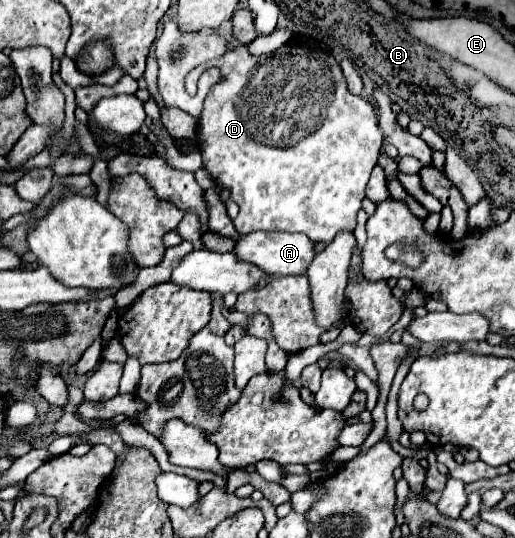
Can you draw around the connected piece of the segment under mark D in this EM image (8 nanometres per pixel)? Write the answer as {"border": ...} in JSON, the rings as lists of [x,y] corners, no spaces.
{"border":[[[240,45],[240,47],[224,53],[224,57],[216,57],[212,61],[206,61],[200,67],[192,69],[192,73],[188,73],[188,77],[186,77],[186,91],[190,95],[196,93],[200,75],[206,69],[210,69],[210,67],[220,67],[222,69],[224,83],[216,83],[210,89],[210,93],[206,95],[204,109],[202,109],[200,119],[198,119],[196,137],[198,137],[200,153],[202,153],[202,159],[204,159],[204,169],[210,173],[210,177],[214,179],[216,185],[220,185],[220,187],[230,191],[232,201],[236,201],[238,207],[240,207],[240,213],[234,219],[236,231],[240,235],[246,235],[246,233],[252,233],[252,231],[298,231],[298,233],[306,233],[314,243],[318,243],[318,241],[330,243],[334,239],[334,235],[338,231],[342,231],[342,229],[354,231],[356,213],[360,211],[360,203],[366,197],[364,189],[366,189],[366,183],[368,183],[372,167],[378,161],[380,147],[384,143],[384,135],[382,135],[382,131],[380,131],[380,127],[376,123],[374,105],[368,99],[362,99],[362,97],[352,95],[348,91],[348,85],[346,85],[346,79],[342,75],[342,69],[340,69],[338,61],[332,55],[324,55],[324,53],[316,51],[316,49],[306,49],[306,47],[298,47],[298,45],[280,47],[272,55],[250,55],[248,49],[244,45]]]}

